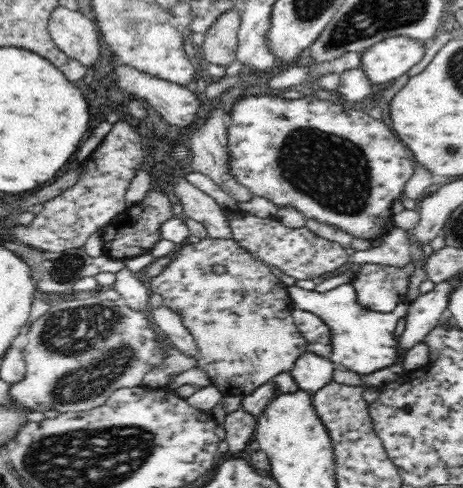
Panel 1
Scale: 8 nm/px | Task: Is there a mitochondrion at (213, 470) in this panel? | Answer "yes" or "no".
no

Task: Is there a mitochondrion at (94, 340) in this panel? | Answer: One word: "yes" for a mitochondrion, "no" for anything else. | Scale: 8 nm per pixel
yes

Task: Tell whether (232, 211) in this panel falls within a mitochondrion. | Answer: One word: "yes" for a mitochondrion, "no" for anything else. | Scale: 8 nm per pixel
no

